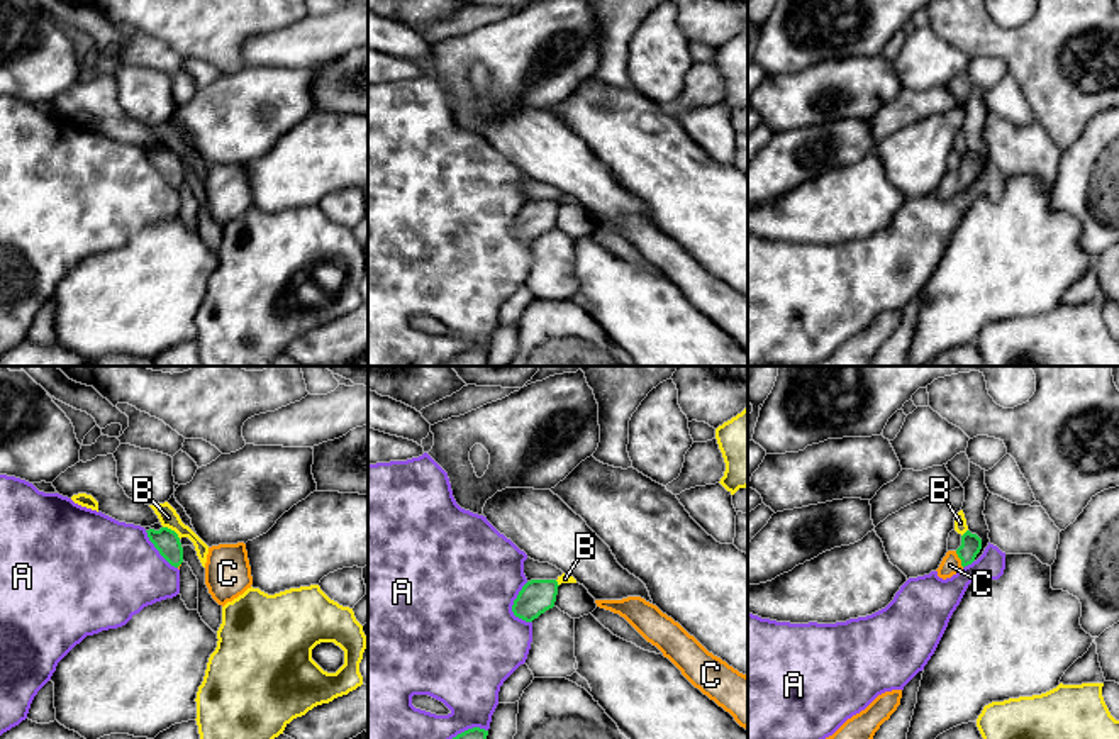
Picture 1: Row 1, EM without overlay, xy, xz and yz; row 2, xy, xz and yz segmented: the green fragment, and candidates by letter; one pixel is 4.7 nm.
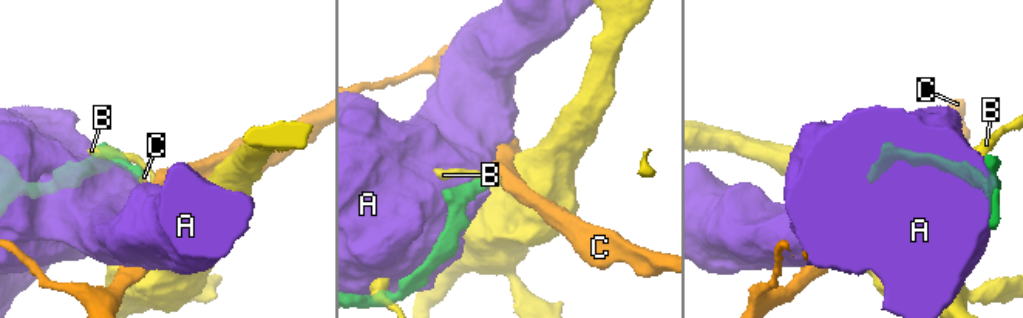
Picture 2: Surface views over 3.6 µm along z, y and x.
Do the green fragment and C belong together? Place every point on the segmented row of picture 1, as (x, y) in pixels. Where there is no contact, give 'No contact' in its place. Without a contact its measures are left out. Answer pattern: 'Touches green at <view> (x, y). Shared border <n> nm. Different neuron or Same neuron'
Touches green at yz (960, 558). Shared border 90 nm. Same neuron

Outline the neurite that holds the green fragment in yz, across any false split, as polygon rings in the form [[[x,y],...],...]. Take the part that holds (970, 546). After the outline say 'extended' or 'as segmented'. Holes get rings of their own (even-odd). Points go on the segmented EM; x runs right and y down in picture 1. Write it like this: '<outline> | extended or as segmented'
[[[966,531],[961,536],[961,546],[956,551],[948,551],[943,558],[938,576],[946,580],[956,575],[965,566],[971,564],[982,549],[982,539],[977,534]]] | extended

